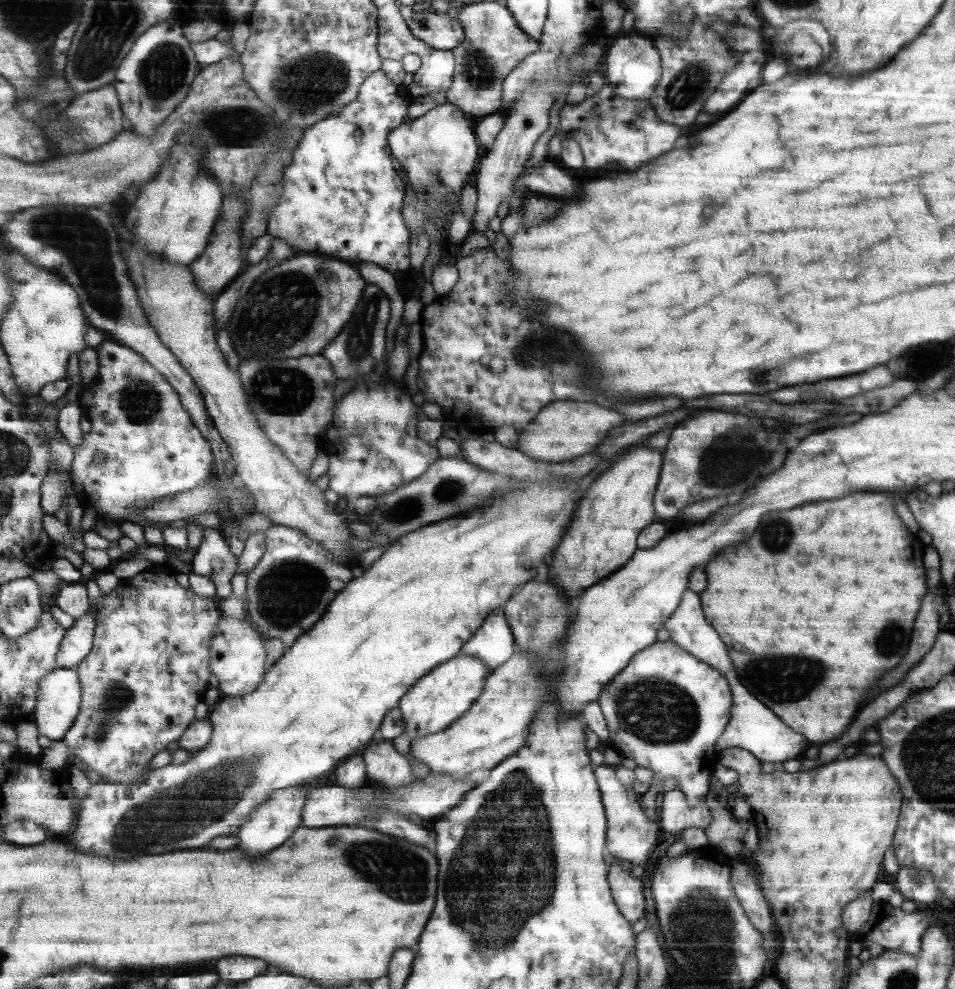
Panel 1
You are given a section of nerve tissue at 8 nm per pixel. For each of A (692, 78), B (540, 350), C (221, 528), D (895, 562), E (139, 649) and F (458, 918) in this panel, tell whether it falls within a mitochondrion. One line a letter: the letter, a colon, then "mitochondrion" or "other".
A: mitochondrion
B: mitochondrion
C: other
D: other
E: other
F: other

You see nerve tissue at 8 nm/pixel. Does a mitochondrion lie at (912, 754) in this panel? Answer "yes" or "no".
yes

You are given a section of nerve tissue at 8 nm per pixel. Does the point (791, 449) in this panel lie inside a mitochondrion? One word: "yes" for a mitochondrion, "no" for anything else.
no

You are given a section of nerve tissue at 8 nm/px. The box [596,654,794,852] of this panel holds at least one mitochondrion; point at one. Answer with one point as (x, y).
(657, 711)

